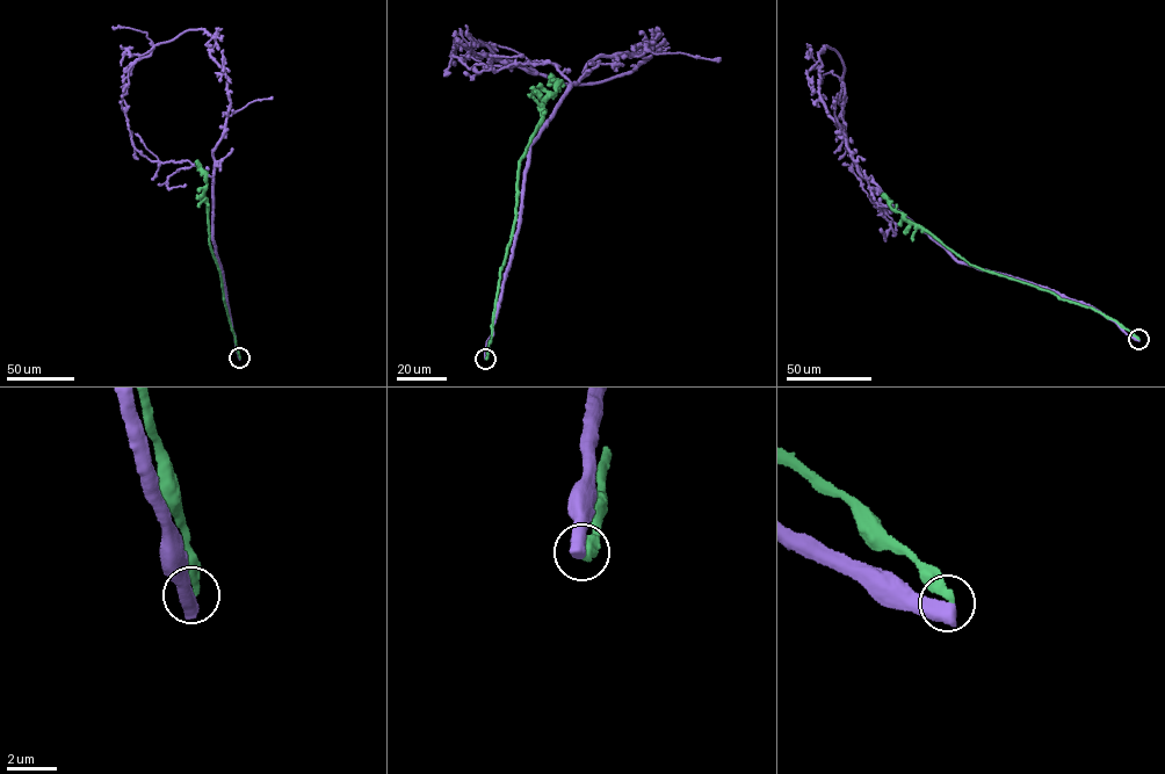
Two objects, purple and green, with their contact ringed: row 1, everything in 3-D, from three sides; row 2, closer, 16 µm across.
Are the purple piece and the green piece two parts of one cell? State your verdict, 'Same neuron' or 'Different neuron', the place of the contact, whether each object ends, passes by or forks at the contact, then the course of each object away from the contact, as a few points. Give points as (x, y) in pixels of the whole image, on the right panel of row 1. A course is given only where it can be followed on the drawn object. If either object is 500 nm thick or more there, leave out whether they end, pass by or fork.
Different neuron. Place: (1138, 339). Course of purple: (1138, 339), (1090, 306), (960, 263), (892, 204), (822, 98), (826, 46), (844, 67), (855, 163). Course of green: (1138, 339), (1115, 320), (1090, 308), (970, 265), (895, 211), (882, 193)

